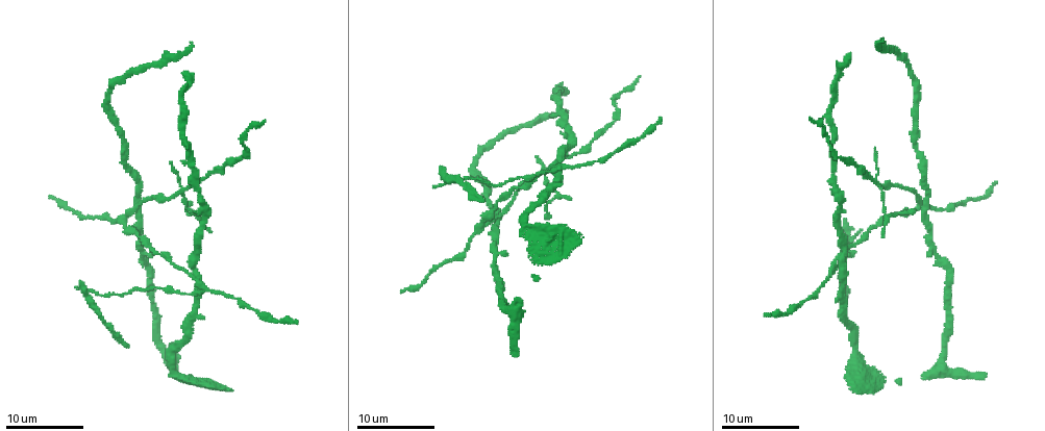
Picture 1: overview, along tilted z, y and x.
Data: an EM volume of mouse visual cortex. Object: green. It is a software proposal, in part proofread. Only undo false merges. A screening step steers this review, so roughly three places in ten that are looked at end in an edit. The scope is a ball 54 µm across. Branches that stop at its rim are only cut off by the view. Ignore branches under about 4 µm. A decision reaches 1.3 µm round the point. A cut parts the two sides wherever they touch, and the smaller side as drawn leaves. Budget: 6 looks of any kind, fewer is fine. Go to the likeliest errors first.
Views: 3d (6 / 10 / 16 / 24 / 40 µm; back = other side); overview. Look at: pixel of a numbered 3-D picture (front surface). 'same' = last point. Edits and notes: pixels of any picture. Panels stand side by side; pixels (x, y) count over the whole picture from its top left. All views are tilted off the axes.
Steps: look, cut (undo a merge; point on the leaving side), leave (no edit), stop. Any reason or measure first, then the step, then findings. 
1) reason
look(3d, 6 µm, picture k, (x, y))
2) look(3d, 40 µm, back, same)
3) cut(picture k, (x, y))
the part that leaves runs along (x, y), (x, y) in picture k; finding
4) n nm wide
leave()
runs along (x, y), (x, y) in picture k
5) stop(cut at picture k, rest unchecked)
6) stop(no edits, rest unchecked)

looks like a crossing
look(3d, 10 µm, picture 1, (874, 182))

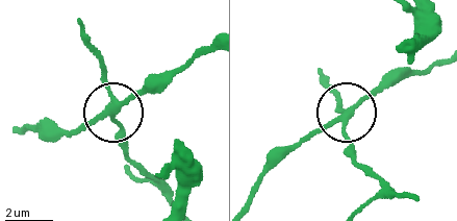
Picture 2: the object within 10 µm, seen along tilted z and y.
4 arms
cut(picture 2, (102, 71))
the part that leaves runs along (112, 106), (124, 151), (153, 177), (129, 170) in picture 2; a second cell is stuck on

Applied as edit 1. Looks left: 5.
side arm on a straight run
look(3d, 10 µm, picture 1, (830, 271))

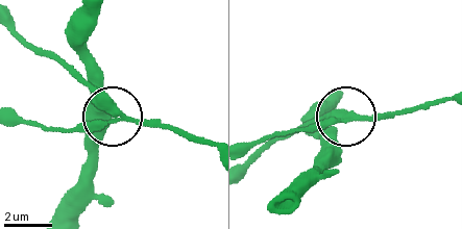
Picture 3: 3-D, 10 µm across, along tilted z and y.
3 arms
cut(picture 3, (92, 126))
the part that leaves runs along (124, 118), (67, 130), (14, 122) in picture 3; two cells meet here

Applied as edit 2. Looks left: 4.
redraw
look(overview)

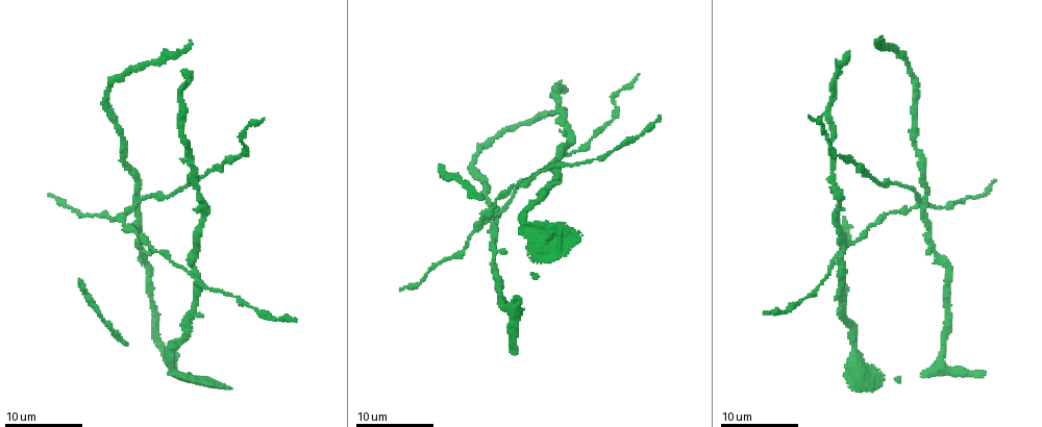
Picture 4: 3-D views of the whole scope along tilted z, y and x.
three arms meet
look(3d, 6 µm, picture 4, (919, 198))

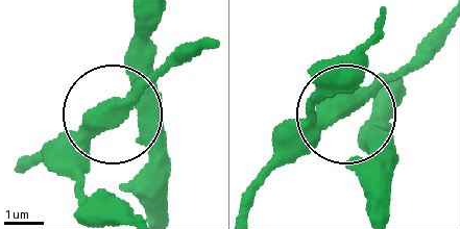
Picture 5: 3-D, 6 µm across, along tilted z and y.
look(3d, 6 µm, back, picture 5, (350, 106))

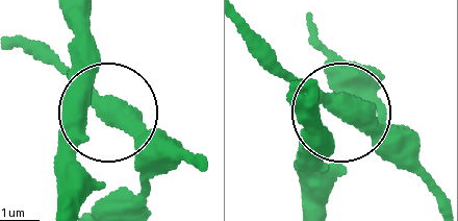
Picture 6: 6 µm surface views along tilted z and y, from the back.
3 arms
leave()
continuous, no second cell

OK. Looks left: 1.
stop(cut at picture 2, cut at picture 3, rest unchecked)

